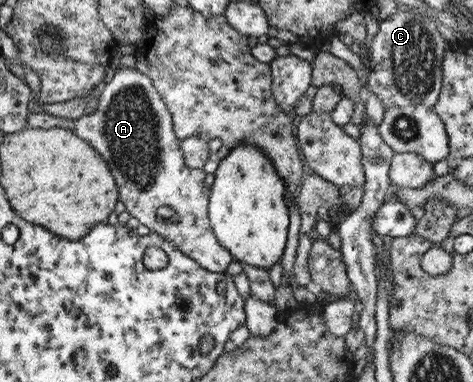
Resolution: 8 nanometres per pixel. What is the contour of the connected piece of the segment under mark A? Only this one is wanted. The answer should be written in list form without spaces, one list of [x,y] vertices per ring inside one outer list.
[[[120,66],[96,99],[97,110],[75,120],[45,112],[29,113],[25,128],[71,129],[103,157],[113,174],[118,200],[139,225],[163,237],[201,268],[209,272],[225,271],[235,258],[217,243],[207,218],[209,189],[203,182],[206,170],[189,168],[184,163],[169,112],[151,81],[134,68]]]

